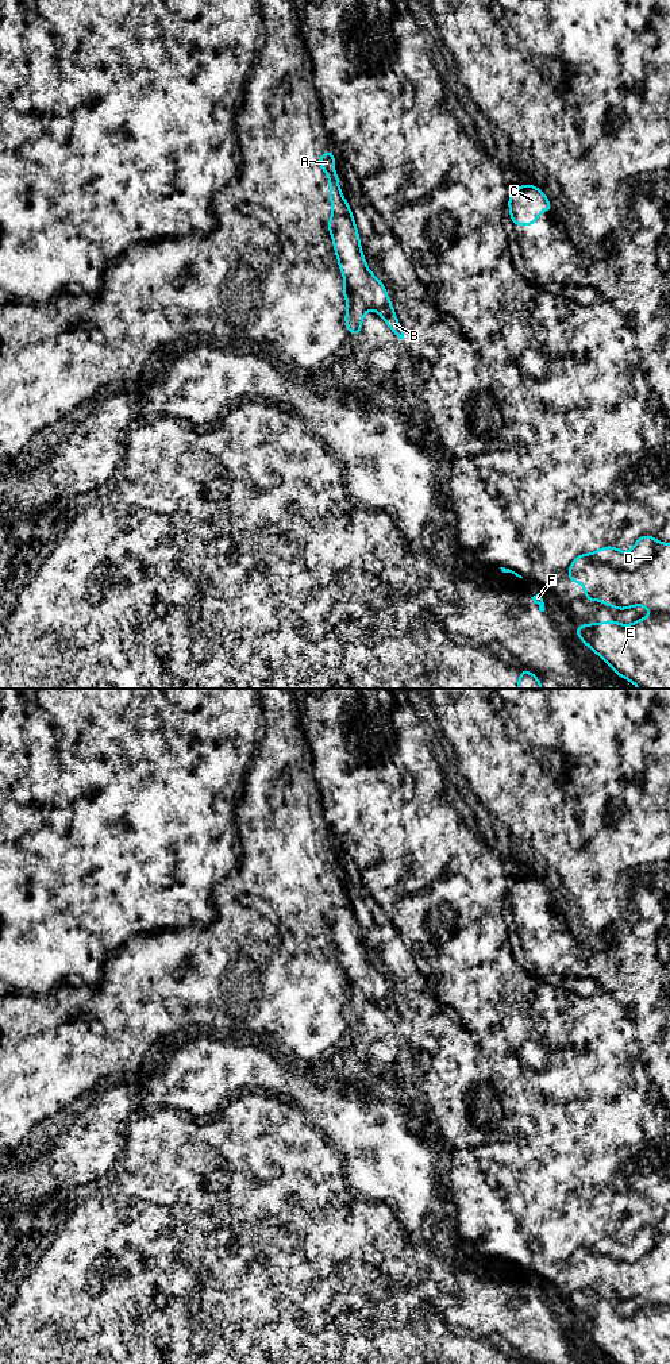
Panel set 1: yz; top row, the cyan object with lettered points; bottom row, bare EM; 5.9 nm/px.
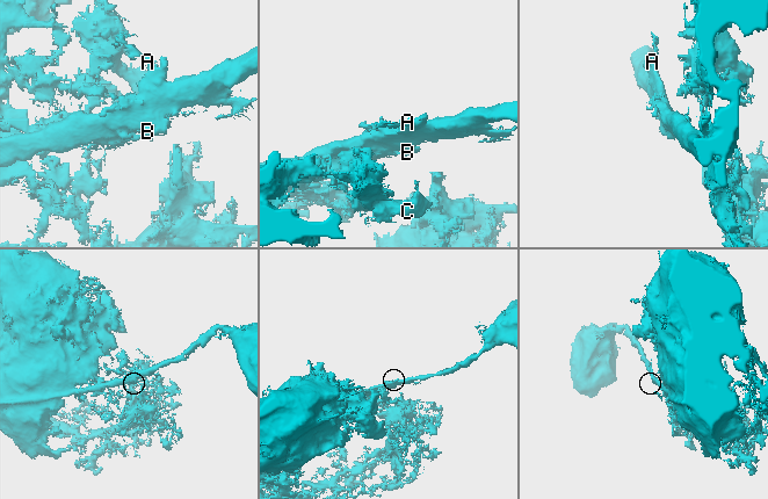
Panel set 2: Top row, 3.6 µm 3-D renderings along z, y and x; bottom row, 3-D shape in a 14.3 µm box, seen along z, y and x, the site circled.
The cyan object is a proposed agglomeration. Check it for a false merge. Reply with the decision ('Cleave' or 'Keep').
Cleave

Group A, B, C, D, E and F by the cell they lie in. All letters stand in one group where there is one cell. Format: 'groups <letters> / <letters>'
groups A / B C D E F

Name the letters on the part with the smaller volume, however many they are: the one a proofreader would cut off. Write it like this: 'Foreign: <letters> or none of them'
Foreign: A

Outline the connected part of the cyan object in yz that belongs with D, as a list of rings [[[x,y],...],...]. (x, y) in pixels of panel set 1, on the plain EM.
[[[643,1226],[629,1245],[605,1237],[592,1245],[578,1245],[569,1257],[569,1274],[585,1276],[586,1292],[604,1292],[607,1299],[625,1302],[646,1298],[658,1309],[640,1309],[631,1317],[616,1311],[607,1314],[574,1315],[578,1332],[593,1341],[615,1364],[670,1364],[670,1236]]]

